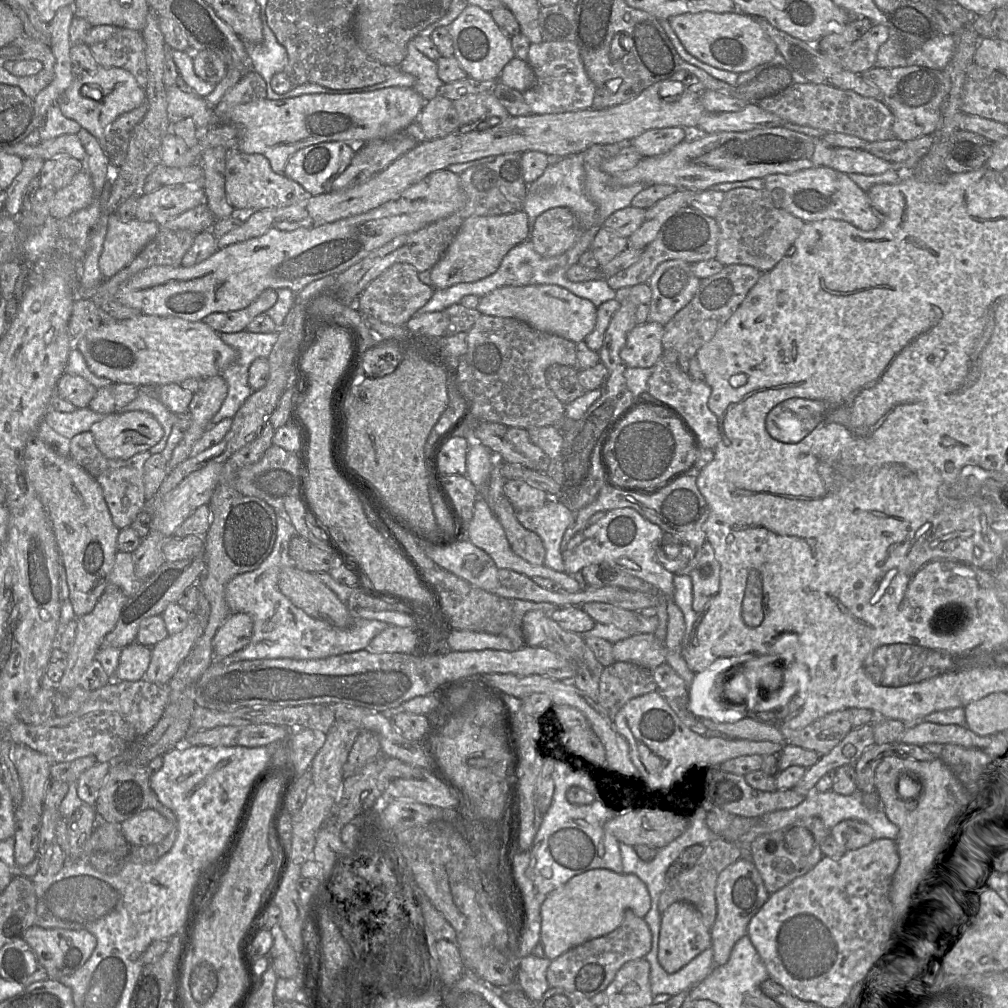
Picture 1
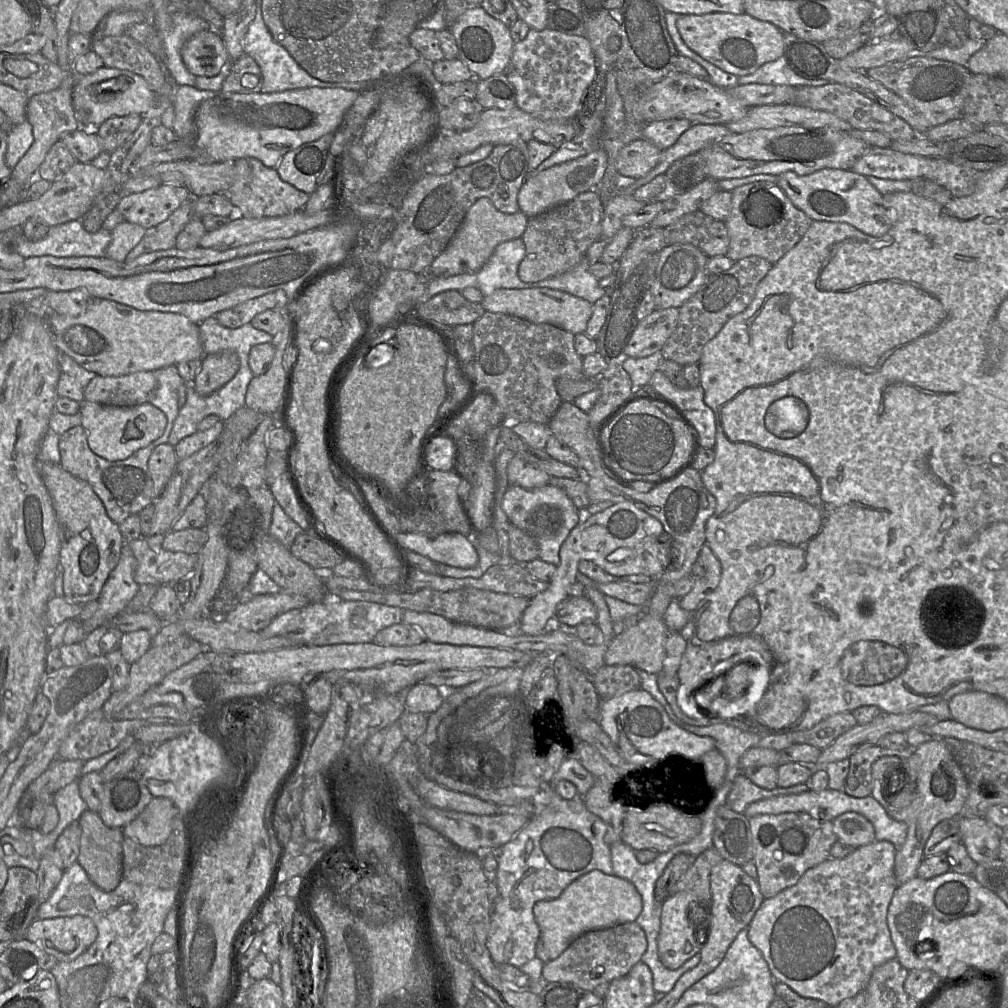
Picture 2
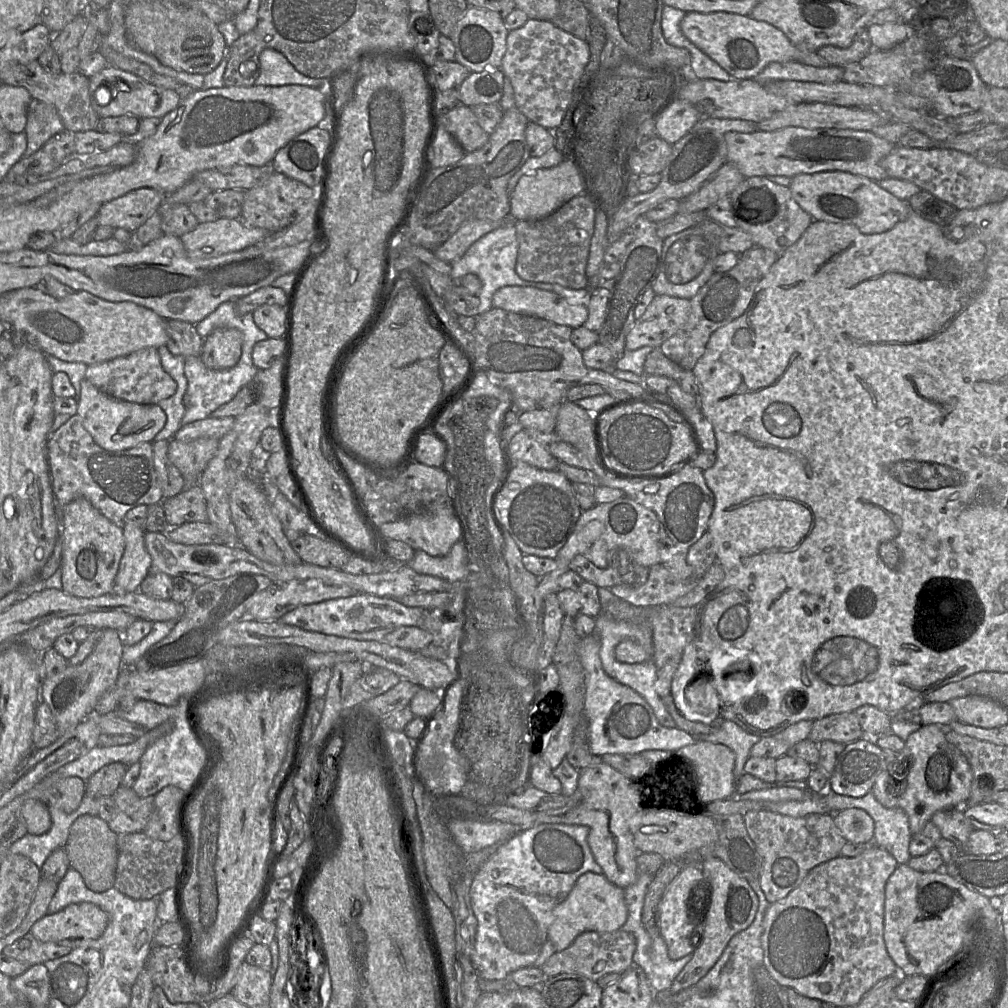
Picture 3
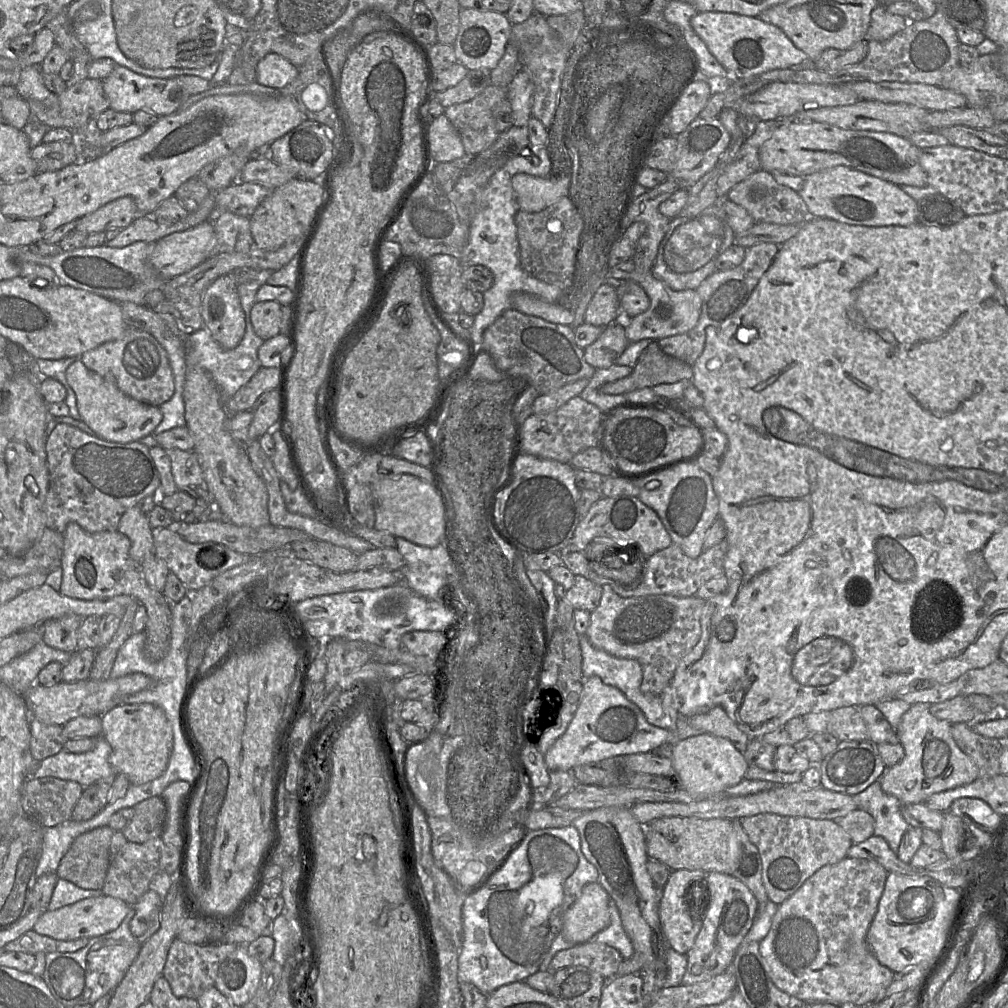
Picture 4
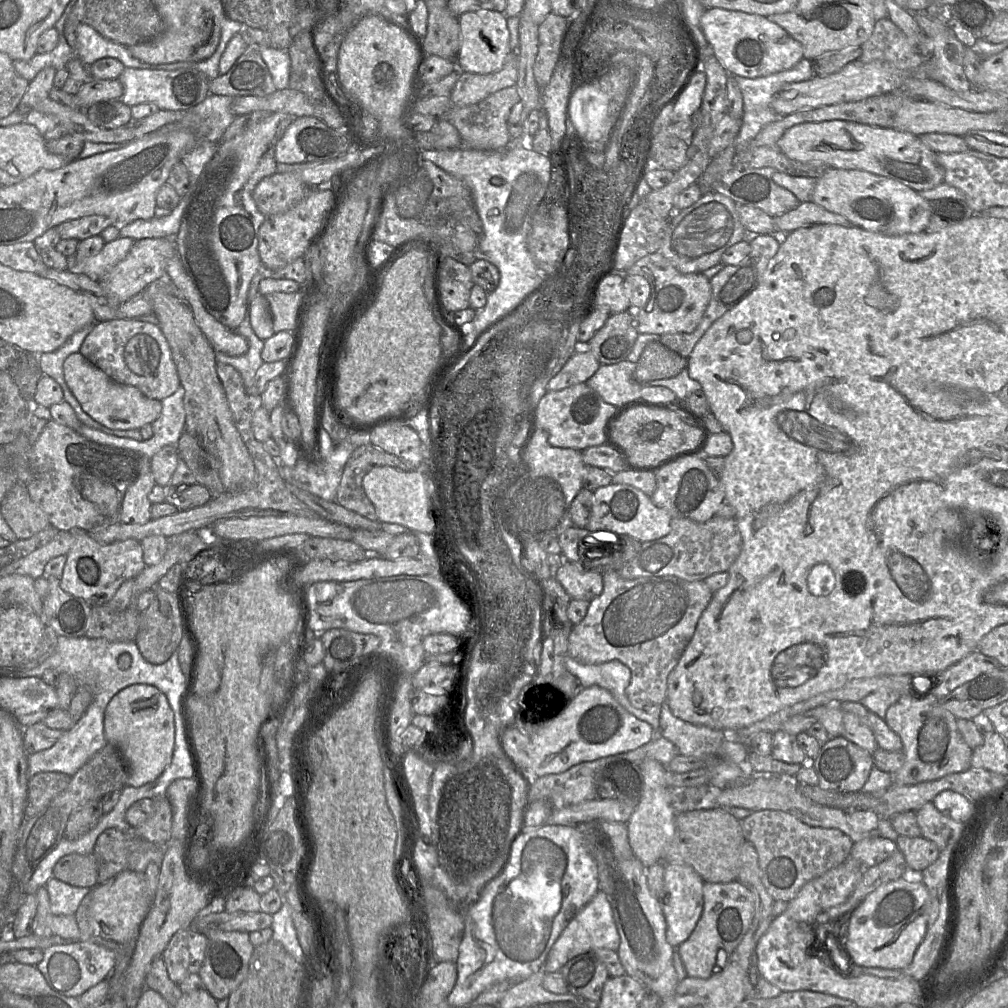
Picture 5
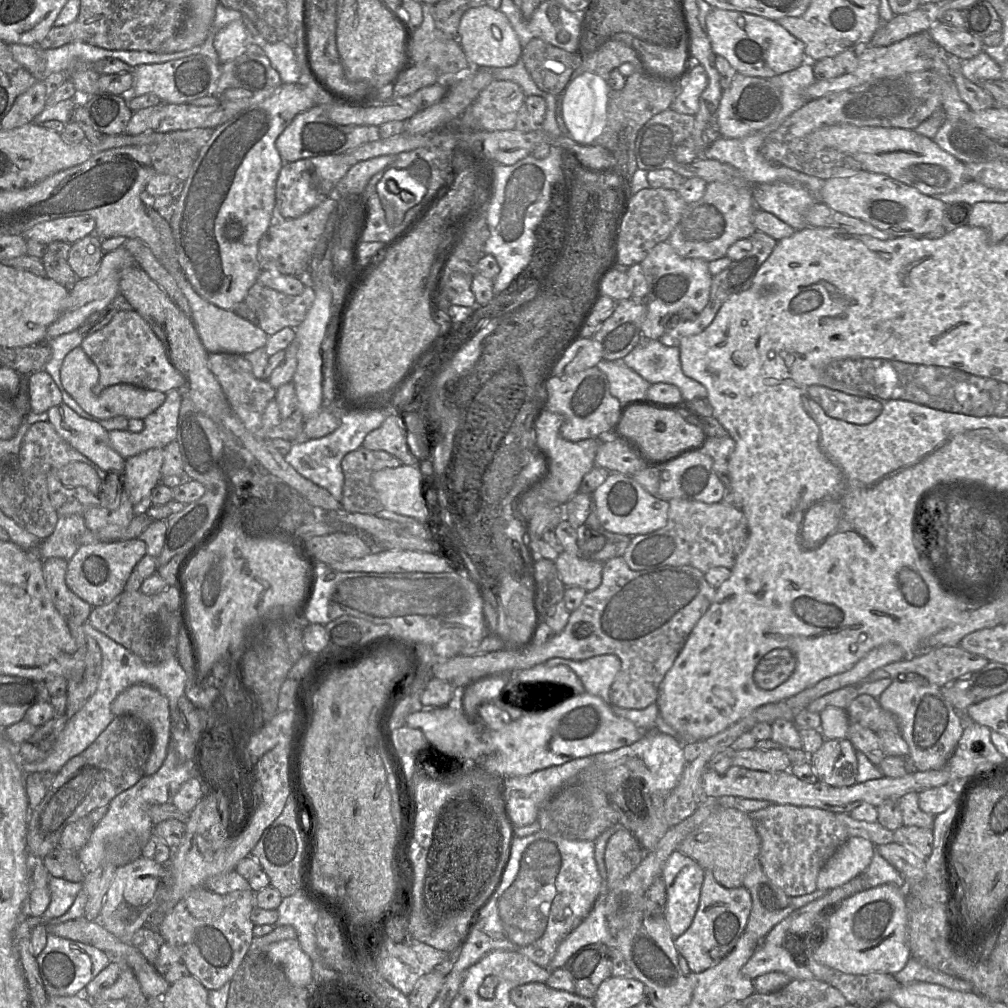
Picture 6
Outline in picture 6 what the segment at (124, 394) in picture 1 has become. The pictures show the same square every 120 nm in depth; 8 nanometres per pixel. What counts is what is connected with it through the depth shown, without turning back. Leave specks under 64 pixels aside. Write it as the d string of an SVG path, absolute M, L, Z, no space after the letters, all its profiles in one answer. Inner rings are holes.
M133 309L117 312L108 324L85 337L80 346L97 366L103 387L131 384L163 393L185 389L186 380L170 362L163 343Z

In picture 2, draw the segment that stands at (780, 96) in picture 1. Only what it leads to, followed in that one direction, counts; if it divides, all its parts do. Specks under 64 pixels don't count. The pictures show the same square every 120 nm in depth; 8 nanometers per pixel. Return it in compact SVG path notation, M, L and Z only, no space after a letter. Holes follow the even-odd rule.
M827 83L822 86L795 87L791 102L814 110L825 110L848 122L853 129L877 130L888 135L893 141L909 141L919 134L906 121L887 110L882 105L865 95L838 83Z

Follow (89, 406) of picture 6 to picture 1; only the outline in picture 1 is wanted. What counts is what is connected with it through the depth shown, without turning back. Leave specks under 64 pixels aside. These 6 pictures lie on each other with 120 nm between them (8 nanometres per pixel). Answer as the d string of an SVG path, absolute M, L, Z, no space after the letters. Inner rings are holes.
M129 411L105 415L91 426L89 432L92 433L97 448L105 457L126 460L156 445L162 439L163 427L148 412Z

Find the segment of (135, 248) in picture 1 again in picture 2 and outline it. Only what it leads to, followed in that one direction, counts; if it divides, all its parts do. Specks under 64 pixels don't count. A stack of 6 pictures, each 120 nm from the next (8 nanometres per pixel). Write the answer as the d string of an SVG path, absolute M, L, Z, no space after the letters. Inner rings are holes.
M123 221L111 231L111 242L106 257L123 263L128 253L140 242L146 233L144 227Z

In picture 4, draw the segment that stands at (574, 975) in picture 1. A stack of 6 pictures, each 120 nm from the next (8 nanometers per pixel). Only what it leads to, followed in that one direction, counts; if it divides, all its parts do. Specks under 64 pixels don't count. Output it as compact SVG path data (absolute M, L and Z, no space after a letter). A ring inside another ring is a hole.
M587 941L556 953L548 971L556 972L564 967L584 966L604 978L614 977L623 960L617 949L603 943Z

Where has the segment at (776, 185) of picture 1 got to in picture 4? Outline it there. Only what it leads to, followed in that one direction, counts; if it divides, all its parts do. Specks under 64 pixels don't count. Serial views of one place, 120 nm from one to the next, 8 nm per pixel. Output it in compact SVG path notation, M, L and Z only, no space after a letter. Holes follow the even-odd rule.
M846 166L821 170L805 177L805 184L798 194L815 218L827 218L866 227L910 226L918 222L917 201L904 192L899 185Z

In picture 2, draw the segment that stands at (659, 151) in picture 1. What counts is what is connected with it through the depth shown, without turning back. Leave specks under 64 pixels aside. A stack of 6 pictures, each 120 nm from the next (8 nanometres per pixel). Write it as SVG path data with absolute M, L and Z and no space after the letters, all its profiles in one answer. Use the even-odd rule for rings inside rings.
M685 118L652 121L644 125L643 138L660 150L665 150L671 147L692 125L692 122Z

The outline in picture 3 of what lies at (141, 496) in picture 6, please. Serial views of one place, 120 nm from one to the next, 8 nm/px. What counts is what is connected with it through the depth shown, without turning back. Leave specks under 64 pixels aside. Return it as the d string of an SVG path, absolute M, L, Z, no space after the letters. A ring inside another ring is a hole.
M134 523L121 524L125 548L117 574L114 579L112 592L109 594L123 595L136 592L146 575L149 573L151 556L145 542L145 530Z

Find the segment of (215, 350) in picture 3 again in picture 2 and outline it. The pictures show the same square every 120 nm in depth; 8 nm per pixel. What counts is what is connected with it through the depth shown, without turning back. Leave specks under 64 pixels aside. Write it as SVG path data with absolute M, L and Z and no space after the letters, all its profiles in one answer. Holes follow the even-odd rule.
M233 351L204 355L194 380L195 390L202 396L212 394L234 377L239 365L238 355Z

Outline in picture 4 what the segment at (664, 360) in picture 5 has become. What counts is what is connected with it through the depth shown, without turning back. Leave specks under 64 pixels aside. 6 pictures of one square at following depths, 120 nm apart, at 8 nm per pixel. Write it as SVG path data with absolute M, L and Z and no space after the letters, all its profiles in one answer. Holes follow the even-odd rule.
M652 341L640 354L630 375L617 381L605 383L600 392L608 395L627 394L633 390L654 387L691 379L693 367L662 350L657 341Z

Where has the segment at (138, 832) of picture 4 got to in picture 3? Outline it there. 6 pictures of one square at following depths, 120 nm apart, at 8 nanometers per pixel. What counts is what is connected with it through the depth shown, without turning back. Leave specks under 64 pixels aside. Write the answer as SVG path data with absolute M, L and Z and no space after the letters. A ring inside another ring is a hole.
M120 785L111 797L116 806L109 828L117 835L143 832L153 812L155 796L142 798L132 788Z

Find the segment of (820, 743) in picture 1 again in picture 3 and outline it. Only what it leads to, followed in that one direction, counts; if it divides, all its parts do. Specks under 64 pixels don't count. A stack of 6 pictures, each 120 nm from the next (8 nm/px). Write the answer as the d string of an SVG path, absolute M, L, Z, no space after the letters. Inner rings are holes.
M855 712L833 714L813 721L809 740L816 744L825 740L848 744L864 737Z

